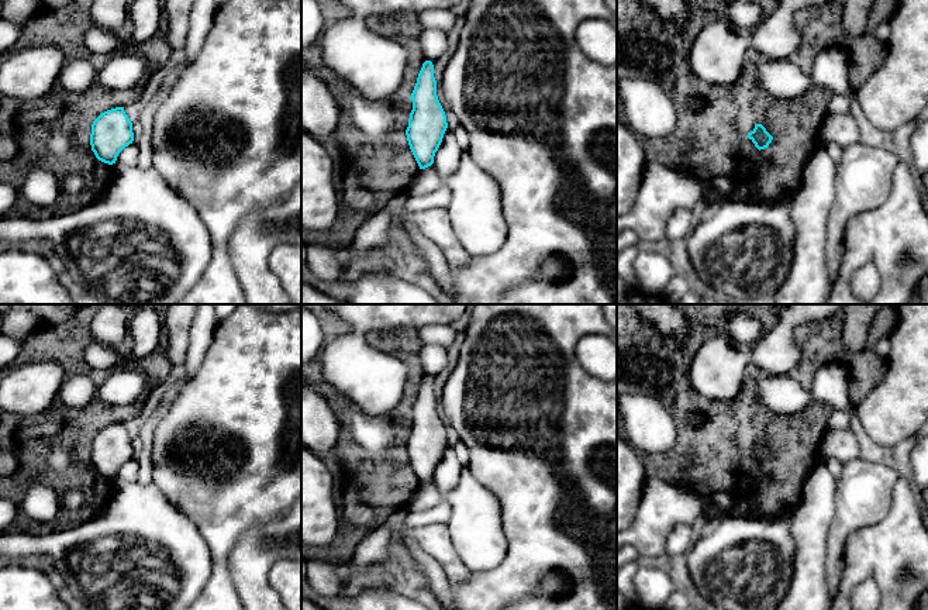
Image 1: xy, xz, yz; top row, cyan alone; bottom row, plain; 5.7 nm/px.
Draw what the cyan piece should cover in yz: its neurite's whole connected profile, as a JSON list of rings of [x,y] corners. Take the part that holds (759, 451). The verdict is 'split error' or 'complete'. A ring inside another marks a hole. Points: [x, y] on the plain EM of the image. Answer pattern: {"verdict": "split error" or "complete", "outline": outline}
{"verdict": "complete", "outline": [[[755,440],[755,444],[748,448],[748,454],[755,459],[759,466],[767,463],[773,455],[773,452],[766,447],[762,440]]]}

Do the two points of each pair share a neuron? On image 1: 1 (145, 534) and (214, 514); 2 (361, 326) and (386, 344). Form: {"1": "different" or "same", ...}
{"1": "different", "2": "different"}

